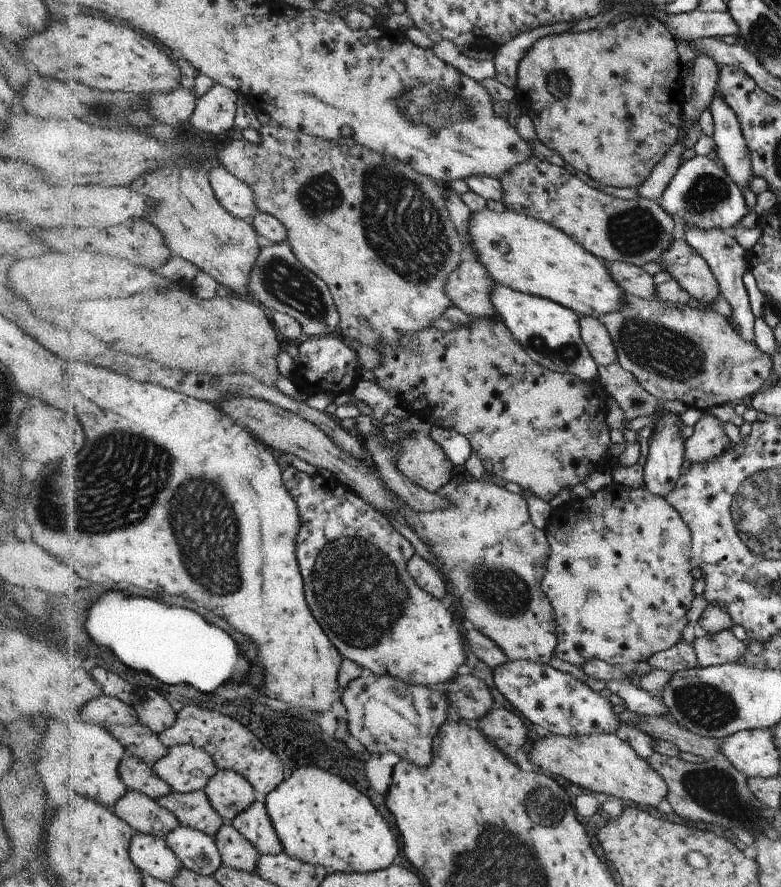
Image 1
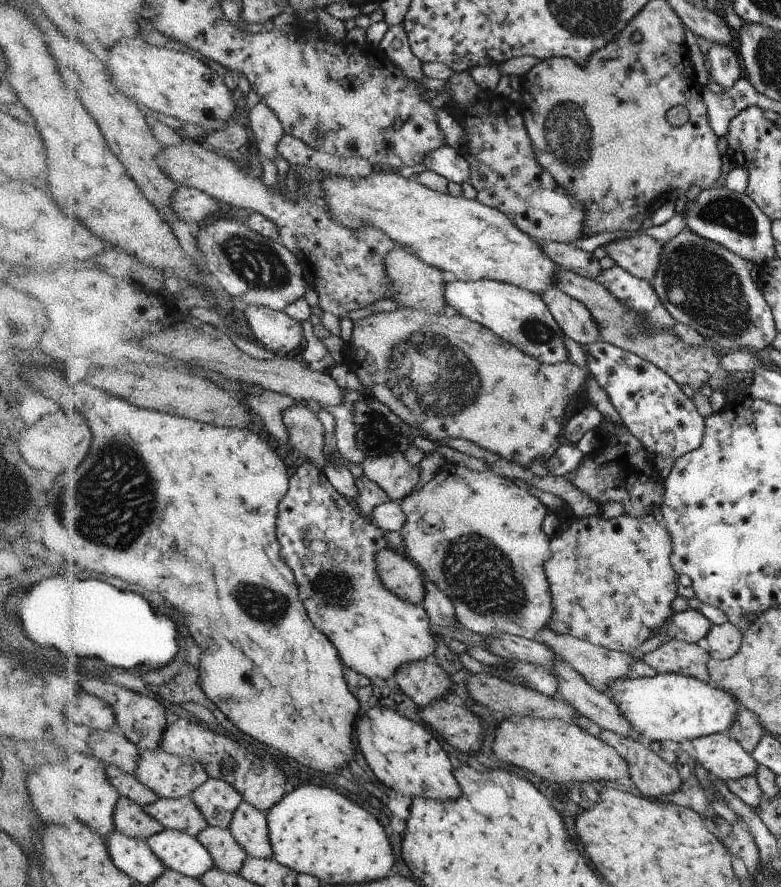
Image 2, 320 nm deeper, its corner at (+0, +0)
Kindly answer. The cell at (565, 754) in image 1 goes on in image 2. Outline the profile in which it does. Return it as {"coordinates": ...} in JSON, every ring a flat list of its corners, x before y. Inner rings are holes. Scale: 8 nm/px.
{"coordinates":[[522,715,501,718,495,728,493,743,487,749,493,751,497,760,528,770,548,782,580,782,584,785,598,780,608,780,608,782,618,780,619,782,622,778,630,776,628,763,614,747,564,719,541,719]]}

